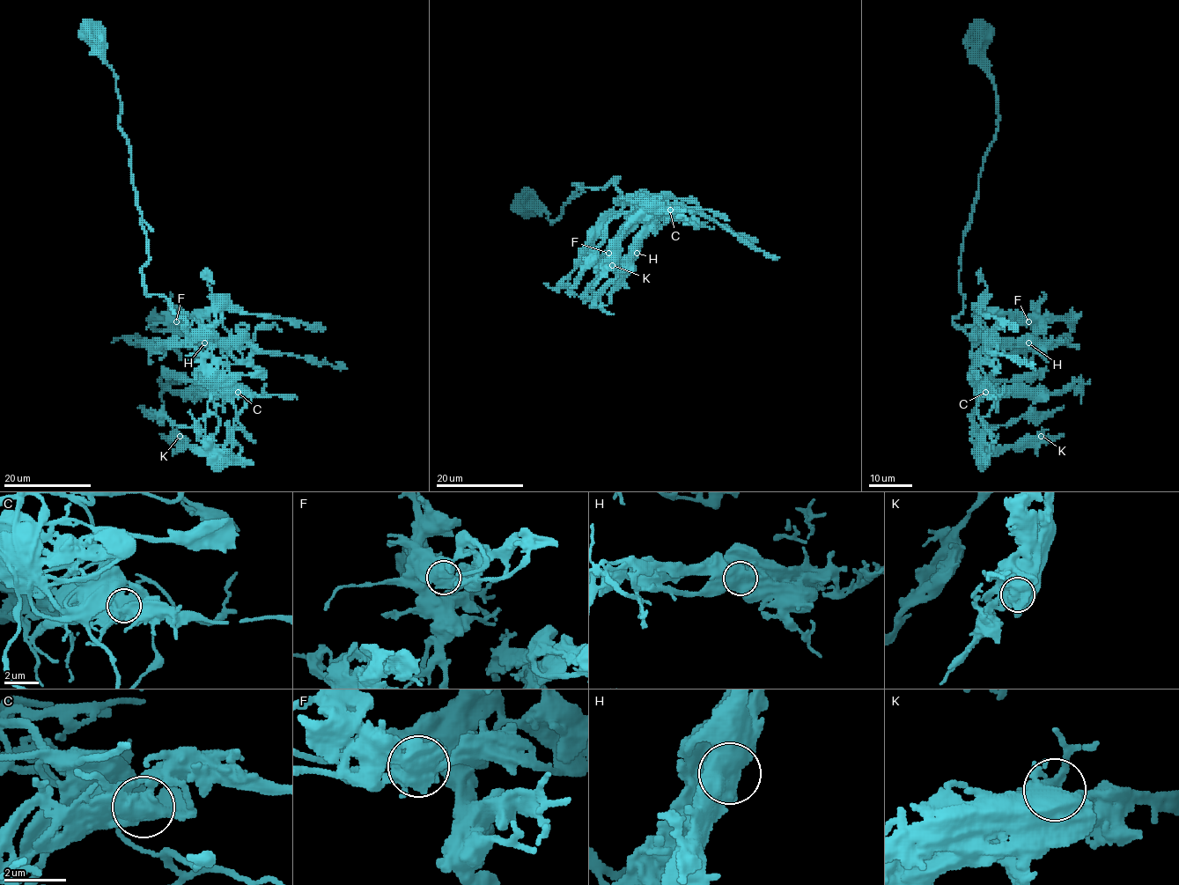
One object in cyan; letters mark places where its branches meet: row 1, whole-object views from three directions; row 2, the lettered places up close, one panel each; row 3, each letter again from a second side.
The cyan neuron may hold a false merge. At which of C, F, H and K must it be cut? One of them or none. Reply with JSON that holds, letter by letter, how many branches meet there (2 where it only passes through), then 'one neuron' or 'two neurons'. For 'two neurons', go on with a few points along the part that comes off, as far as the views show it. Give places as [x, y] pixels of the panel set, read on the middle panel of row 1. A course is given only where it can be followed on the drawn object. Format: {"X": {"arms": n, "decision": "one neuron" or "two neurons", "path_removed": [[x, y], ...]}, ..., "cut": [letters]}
{"C": {"arms": 3, "decision": "one neuron"}, "F": {"arms": 4, "decision": "two neurons", "path_removed": [[608, 253], [604, 257], [607, 261], [593, 255]]}, "H": {"arms": 3, "decision": "one neuron"}, "K": {"arms": 4, "decision": "one neuron"}, "cut": ["F"]}

